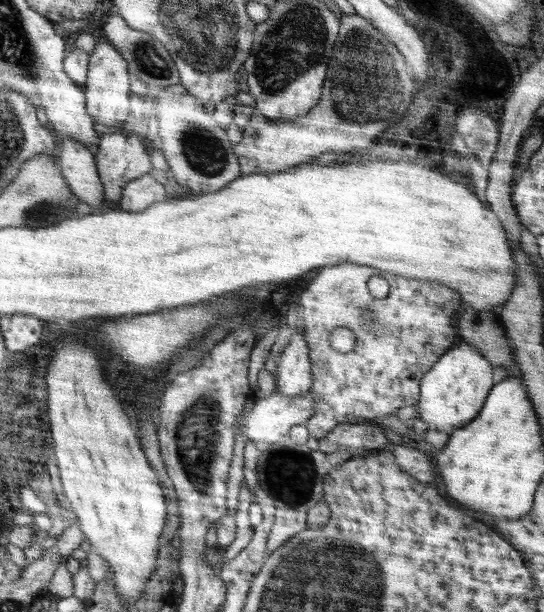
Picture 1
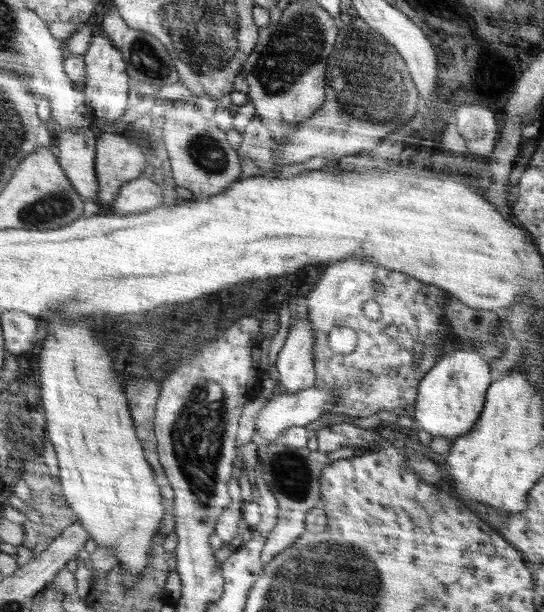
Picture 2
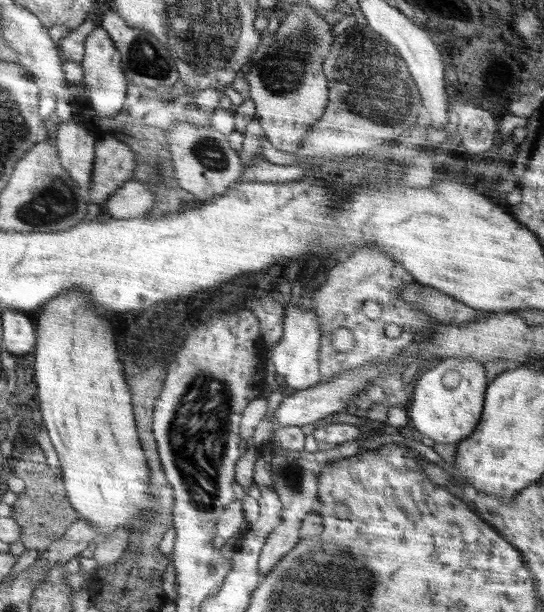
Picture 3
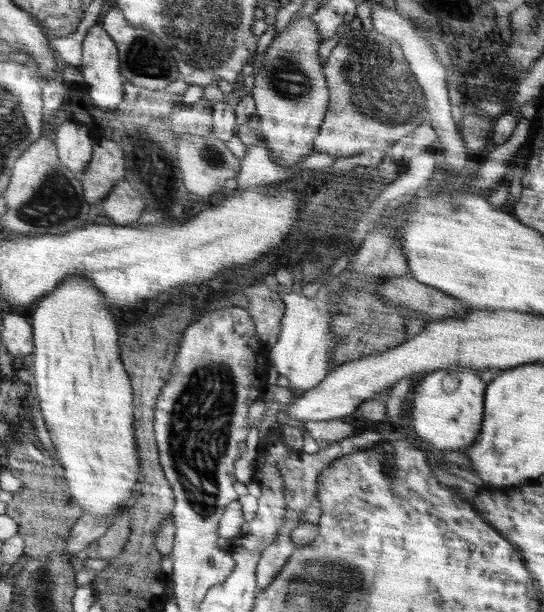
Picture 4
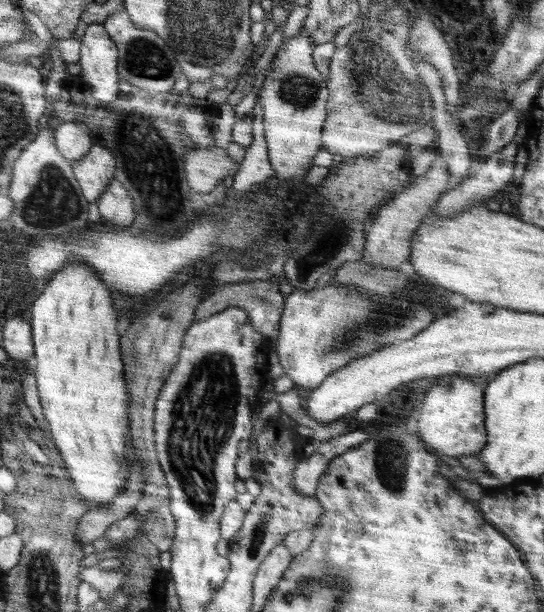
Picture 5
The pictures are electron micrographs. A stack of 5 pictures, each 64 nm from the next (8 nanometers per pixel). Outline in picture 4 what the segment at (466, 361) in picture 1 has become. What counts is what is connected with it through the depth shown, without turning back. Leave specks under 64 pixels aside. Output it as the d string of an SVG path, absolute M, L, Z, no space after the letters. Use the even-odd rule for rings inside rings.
M441 368L416 380L408 401L414 437L428 442L438 450L463 451L477 441L483 421L483 400L487 384L480 379L480 372L471 368ZM455 371L458 388L452 392L442 389L442 380Z

